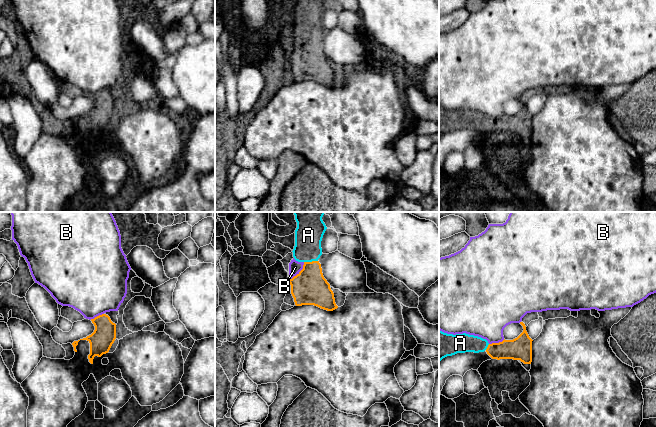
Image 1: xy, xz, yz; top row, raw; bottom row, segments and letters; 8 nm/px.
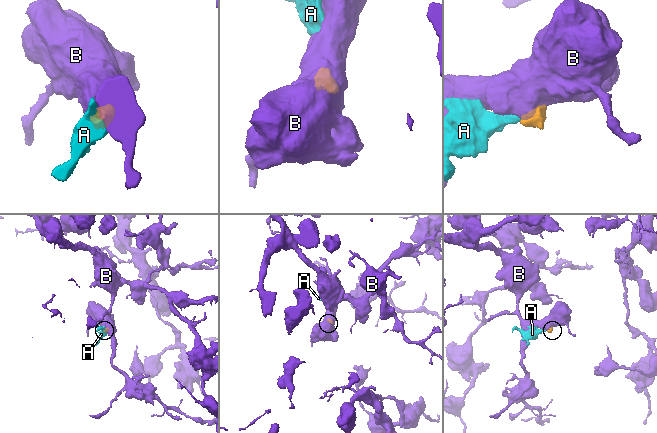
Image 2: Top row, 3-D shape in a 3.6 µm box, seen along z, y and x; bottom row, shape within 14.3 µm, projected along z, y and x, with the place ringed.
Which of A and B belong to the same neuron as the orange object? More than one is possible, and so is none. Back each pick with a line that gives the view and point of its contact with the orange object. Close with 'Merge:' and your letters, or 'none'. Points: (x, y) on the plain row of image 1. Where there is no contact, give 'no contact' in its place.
A: contact xz (310, 38)
Merge: A

